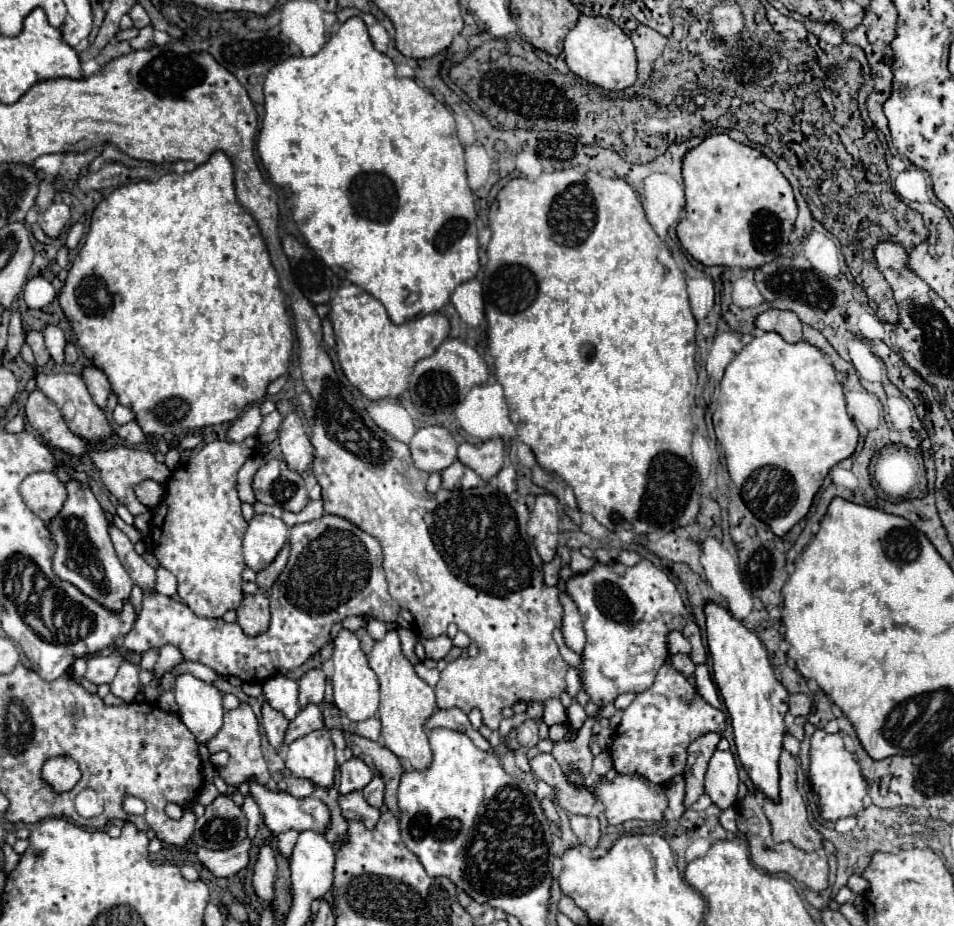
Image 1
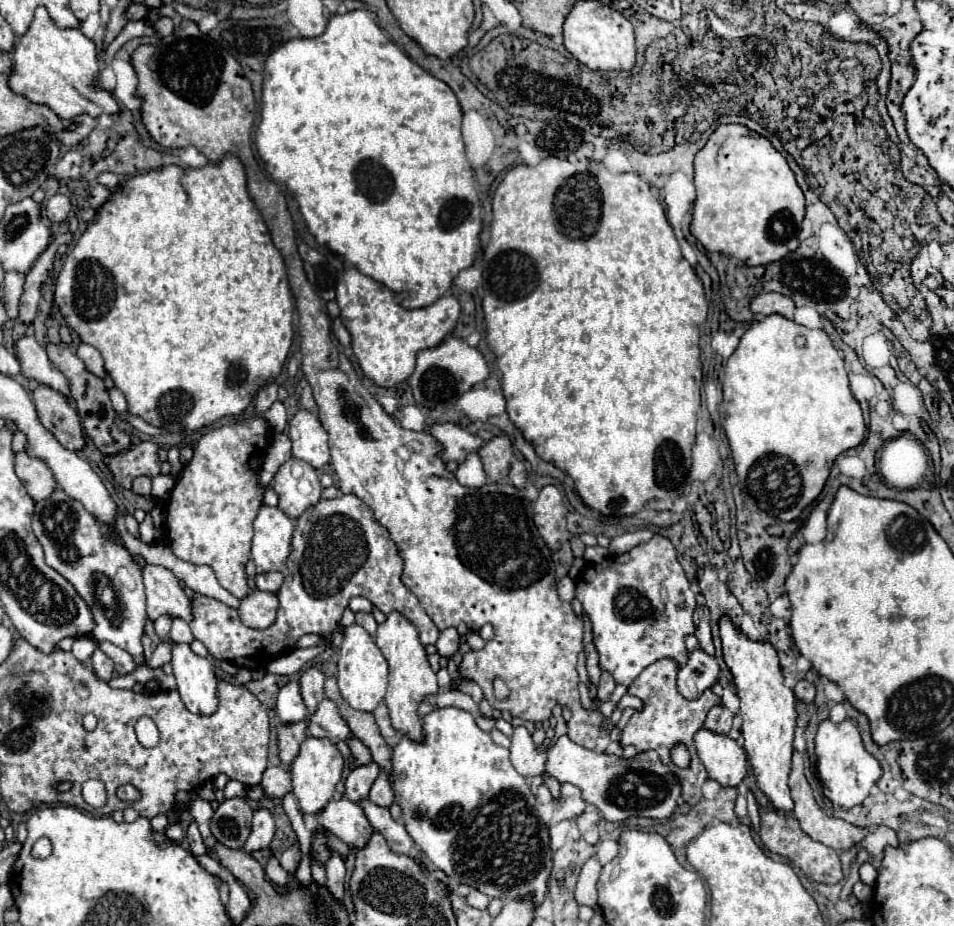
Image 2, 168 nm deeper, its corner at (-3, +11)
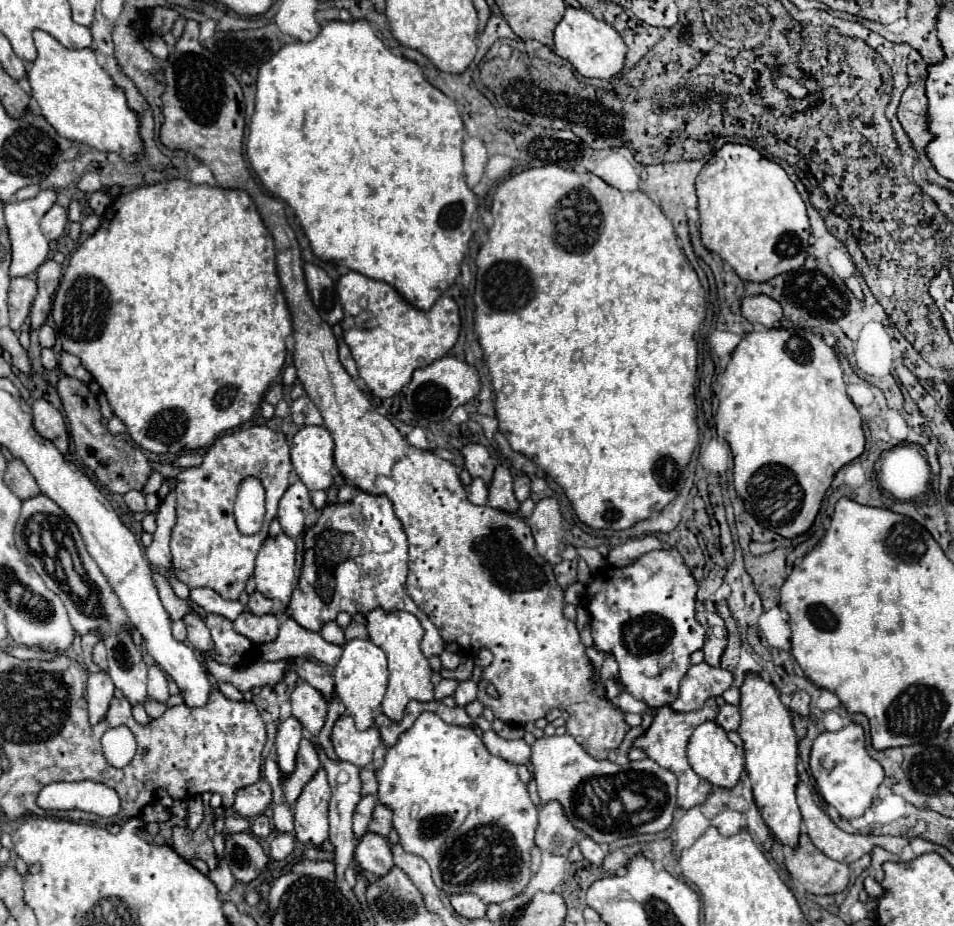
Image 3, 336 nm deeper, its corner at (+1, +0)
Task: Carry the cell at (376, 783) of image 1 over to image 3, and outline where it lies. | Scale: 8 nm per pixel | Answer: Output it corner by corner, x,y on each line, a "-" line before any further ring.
377,804
373,810
373,820
369,824
369,832
387,836
391,832
391,810
383,804

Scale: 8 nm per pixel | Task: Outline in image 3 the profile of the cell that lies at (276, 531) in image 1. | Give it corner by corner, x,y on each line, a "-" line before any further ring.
279,534
277,538
269,536
255,560
253,578
257,584
257,592
287,606
293,592
295,558
297,548
293,538
289,538
287,534

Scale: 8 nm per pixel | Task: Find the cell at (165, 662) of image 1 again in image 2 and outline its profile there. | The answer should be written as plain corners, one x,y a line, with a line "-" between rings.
173,619
171,641
177,641
177,643
191,643
193,641
191,629
189,629
189,625
183,619

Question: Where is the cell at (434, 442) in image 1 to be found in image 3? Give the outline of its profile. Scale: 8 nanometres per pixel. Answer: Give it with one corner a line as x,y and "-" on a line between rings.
467,444
463,450
465,456
465,468
469,470
469,474
473,478
481,478
487,482
487,486
491,484
493,478
493,470
495,470
495,462
489,456
487,448
481,444

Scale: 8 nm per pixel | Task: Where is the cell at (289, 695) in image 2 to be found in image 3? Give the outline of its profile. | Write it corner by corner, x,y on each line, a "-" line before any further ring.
293,716
287,718
277,730
275,748
277,748
277,766
281,772
281,782
293,774
297,748
299,748
301,738
303,738
303,728
301,728
299,720

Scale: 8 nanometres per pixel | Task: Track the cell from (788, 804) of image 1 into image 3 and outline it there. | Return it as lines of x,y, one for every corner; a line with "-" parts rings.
799,782
799,786
797,786
797,802
799,802
799,810
801,810
801,814
803,814
803,824
805,824
805,830
807,830
809,838
813,840
813,844
815,844
823,854
827,854
827,856
833,858
833,860
851,864
851,862
859,860
863,854
871,854
871,850
873,850
875,846
881,846
881,848
885,848
885,850
889,850
889,852
895,852
895,854
901,854
901,850
903,850
905,846
909,846
909,840
907,840
907,838
899,838
899,836
847,834
847,832
839,830
839,828
833,824
833,820
813,802
811,790
809,790
803,782

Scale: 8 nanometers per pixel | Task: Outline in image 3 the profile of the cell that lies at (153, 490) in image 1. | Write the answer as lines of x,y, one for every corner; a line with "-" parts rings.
131,490
125,494
125,504
129,506
129,510
133,512
145,512
145,494
143,492
137,492
137,490

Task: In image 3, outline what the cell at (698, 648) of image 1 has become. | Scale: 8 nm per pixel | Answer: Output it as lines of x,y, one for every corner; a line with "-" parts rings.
709,612
701,618
701,622
705,626
709,626
707,630
707,640
705,640
705,646
703,646
703,652
705,652
705,662
709,666
719,666
719,660
723,656
723,650
727,646
727,630
725,630
725,622
715,614
715,612

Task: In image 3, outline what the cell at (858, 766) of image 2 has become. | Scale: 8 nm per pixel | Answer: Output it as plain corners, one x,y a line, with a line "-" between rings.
847,724
837,732
823,732
815,738
811,748
811,772
817,782
819,794
827,804
833,804
837,812
847,818
859,818
871,806
885,772
877,760
873,760
865,750
865,734
859,724

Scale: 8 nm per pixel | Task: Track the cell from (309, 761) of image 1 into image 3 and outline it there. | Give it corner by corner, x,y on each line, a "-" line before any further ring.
321,768
295,802
295,836
301,844
315,844
321,848
321,844
329,838
329,798
331,788
327,784
327,774

